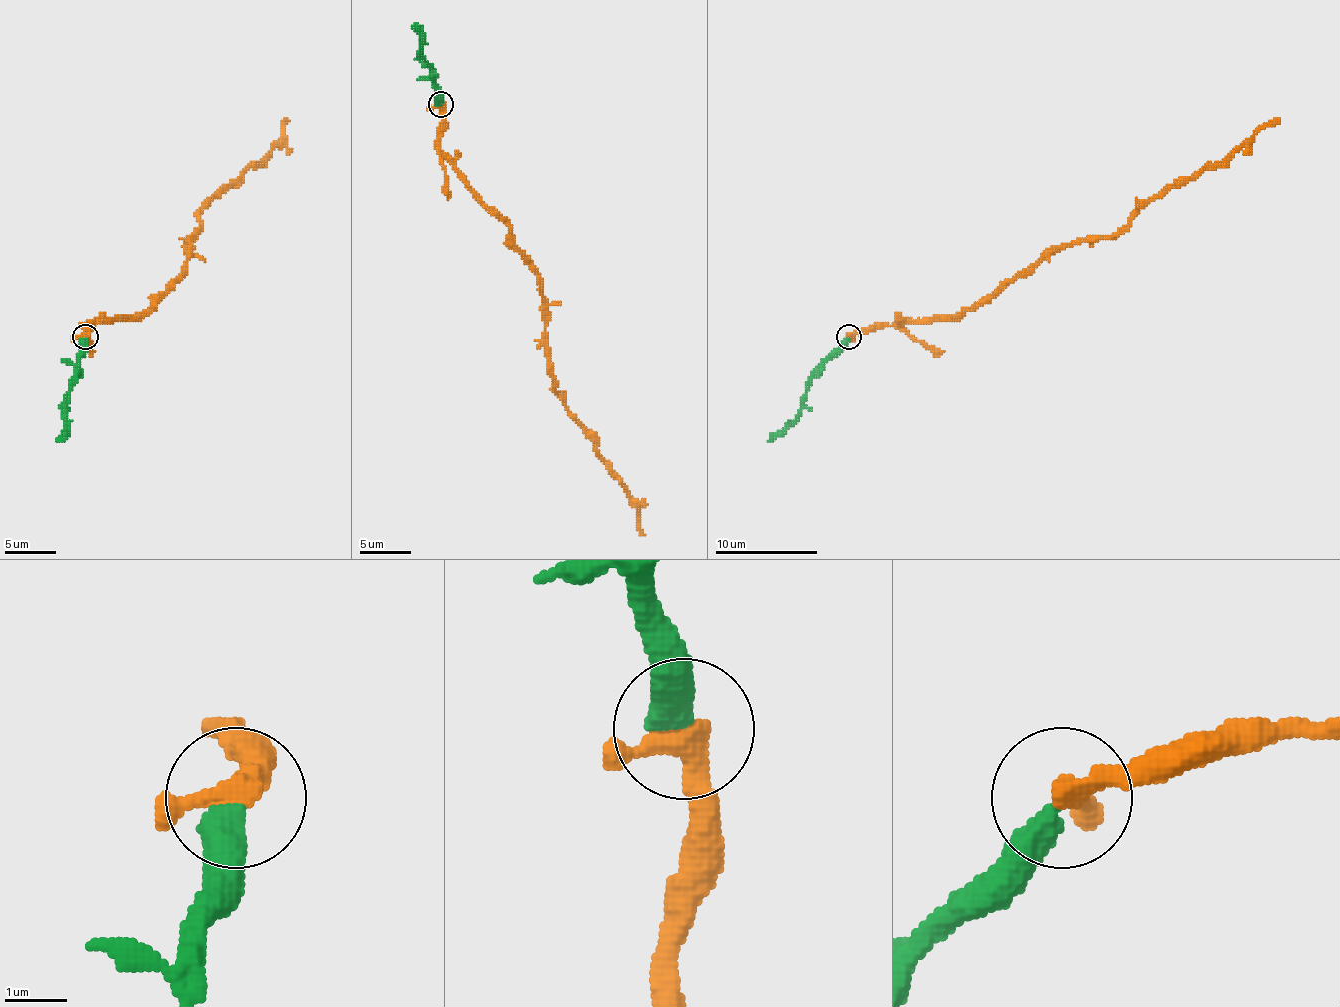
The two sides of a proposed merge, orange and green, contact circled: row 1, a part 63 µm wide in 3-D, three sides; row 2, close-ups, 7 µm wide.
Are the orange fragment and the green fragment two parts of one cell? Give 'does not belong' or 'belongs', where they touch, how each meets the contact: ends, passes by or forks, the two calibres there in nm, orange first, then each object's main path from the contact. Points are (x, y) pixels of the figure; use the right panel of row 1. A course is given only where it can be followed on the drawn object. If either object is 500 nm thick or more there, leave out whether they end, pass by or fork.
belongs | (849, 336) | orange passes by | green ends | 360/440 nm | orange via (849, 336), (959, 318), (1026, 277), (1049, 254), (1118, 233), (1141, 208), (1215, 167), (1279, 118) | green via (849, 338), (811, 379), (801, 413), (767, 441)

